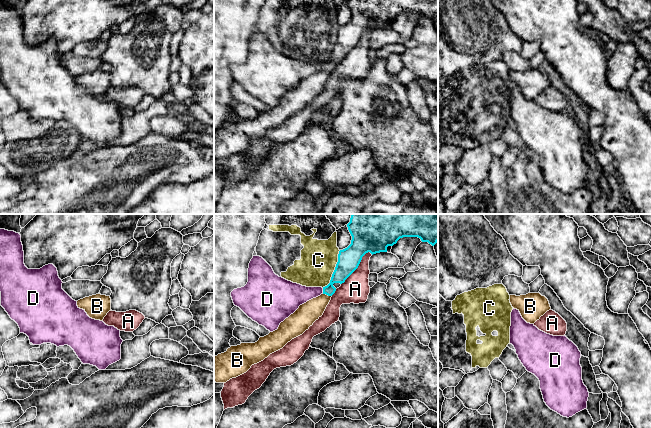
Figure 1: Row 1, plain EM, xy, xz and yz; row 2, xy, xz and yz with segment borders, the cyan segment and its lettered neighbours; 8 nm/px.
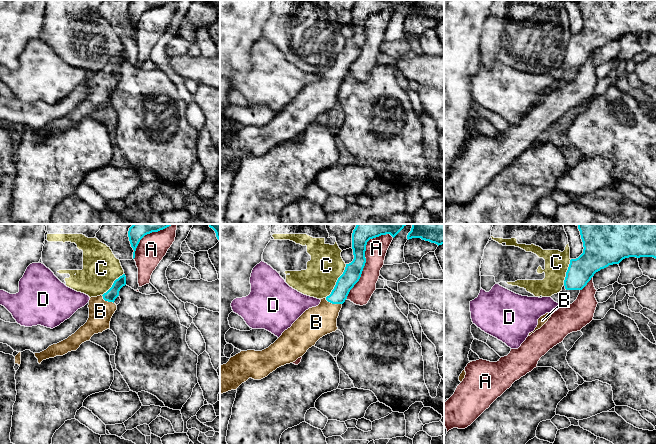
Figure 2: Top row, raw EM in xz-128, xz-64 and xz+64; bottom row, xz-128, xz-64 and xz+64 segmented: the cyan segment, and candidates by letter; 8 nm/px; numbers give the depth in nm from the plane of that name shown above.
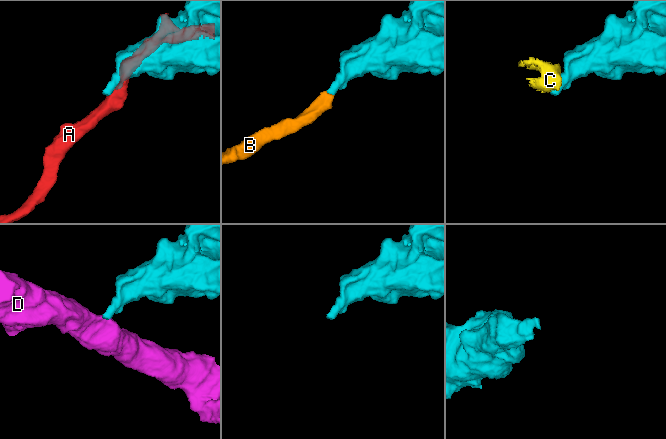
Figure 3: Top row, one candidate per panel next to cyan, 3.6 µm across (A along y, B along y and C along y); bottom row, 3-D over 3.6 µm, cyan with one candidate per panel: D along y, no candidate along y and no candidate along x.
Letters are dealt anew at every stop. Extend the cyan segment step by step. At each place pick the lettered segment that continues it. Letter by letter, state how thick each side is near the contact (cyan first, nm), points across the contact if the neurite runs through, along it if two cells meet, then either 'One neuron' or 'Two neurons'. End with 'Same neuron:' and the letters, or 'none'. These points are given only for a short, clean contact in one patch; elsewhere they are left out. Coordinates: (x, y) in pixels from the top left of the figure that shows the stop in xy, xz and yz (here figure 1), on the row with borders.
A: Thickness 220 nm (cyan) against 220 nm. Two neurons
B: Thickness 150 nm (cyan) against 170 nm. Path across: xz (344, 268), (330, 284), (327, 294), (307, 313). One neuron
C: Thickness 180 nm (cyan) against 280 nm. Boundary: xz (340, 250), (331, 279), (322, 287). Two neurons
D: Thickness 150 nm (cyan) against 200 nm. Boundary: xz (322, 288), (323, 293). Two neurons
Same neuron: B

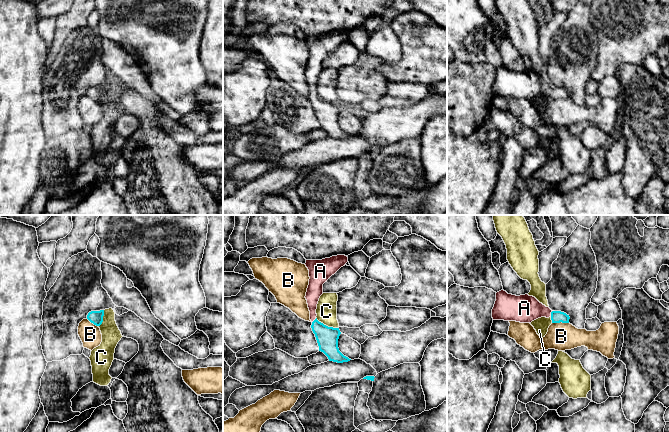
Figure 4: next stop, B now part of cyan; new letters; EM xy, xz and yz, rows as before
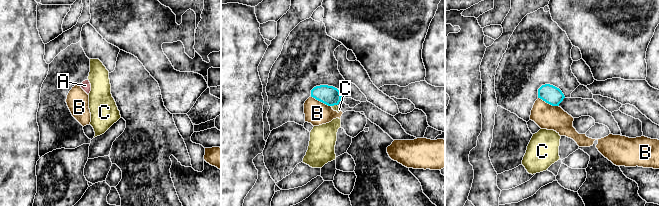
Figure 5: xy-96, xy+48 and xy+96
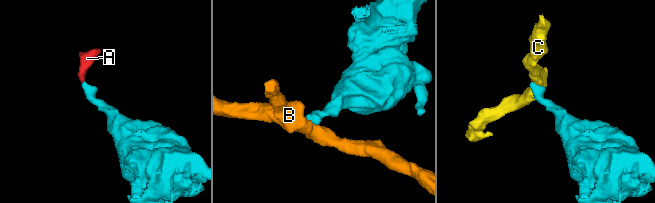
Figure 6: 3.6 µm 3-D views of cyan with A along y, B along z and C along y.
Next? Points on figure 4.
A: Thickness 100 nm (cyan) against 220 nm. Path across: yz (556, 316), (551, 314), (541, 310), (524, 308). One neuron
B: Thickness 100 nm (cyan) against 220 nm. Boundary: yz (568, 322), (552, 323). Two neurons
C: Thickness 180 nm (cyan) against 170 nm. Boundary: xz (316, 317), (324, 324), (338, 328). Two neurons
Same neuron: A

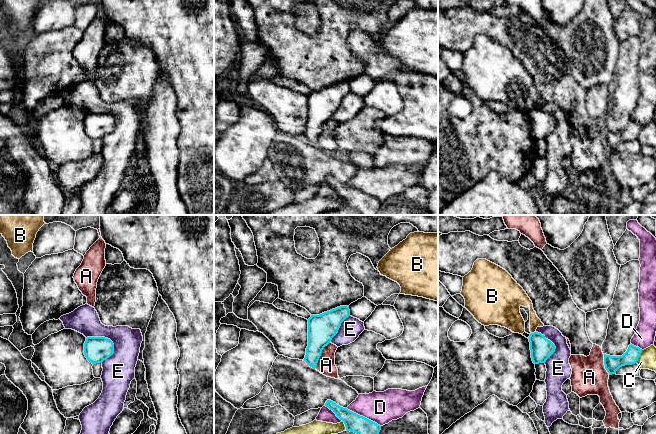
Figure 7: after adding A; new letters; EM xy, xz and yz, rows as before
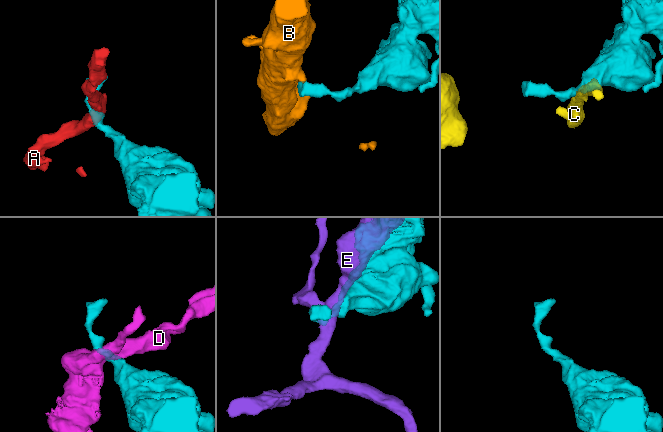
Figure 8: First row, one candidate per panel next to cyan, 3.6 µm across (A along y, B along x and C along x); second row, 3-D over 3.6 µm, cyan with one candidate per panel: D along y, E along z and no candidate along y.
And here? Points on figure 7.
A: Thickness 220 nm (cyan) against 140 nm. Boundary: xz (330, 341), (322, 350), (315, 367). Two neurons
B: Thickness 180 nm (cyan) against 200 nm. Boundary: yz (535, 331), (531, 333). Two neurons
C: Thickness 130 nm (cyan) against 140 nm. Boundary: yz (642, 350), (636, 362). Two neurons
D: Thickness 150 nm (cyan) against 260 nm. Two neurons
E: Thickness 200 nm (cyan) against 220 nm. Boundary: xy (86, 337), (107, 337), (113, 344), (113, 354). Two neurons
Same neuron: none

